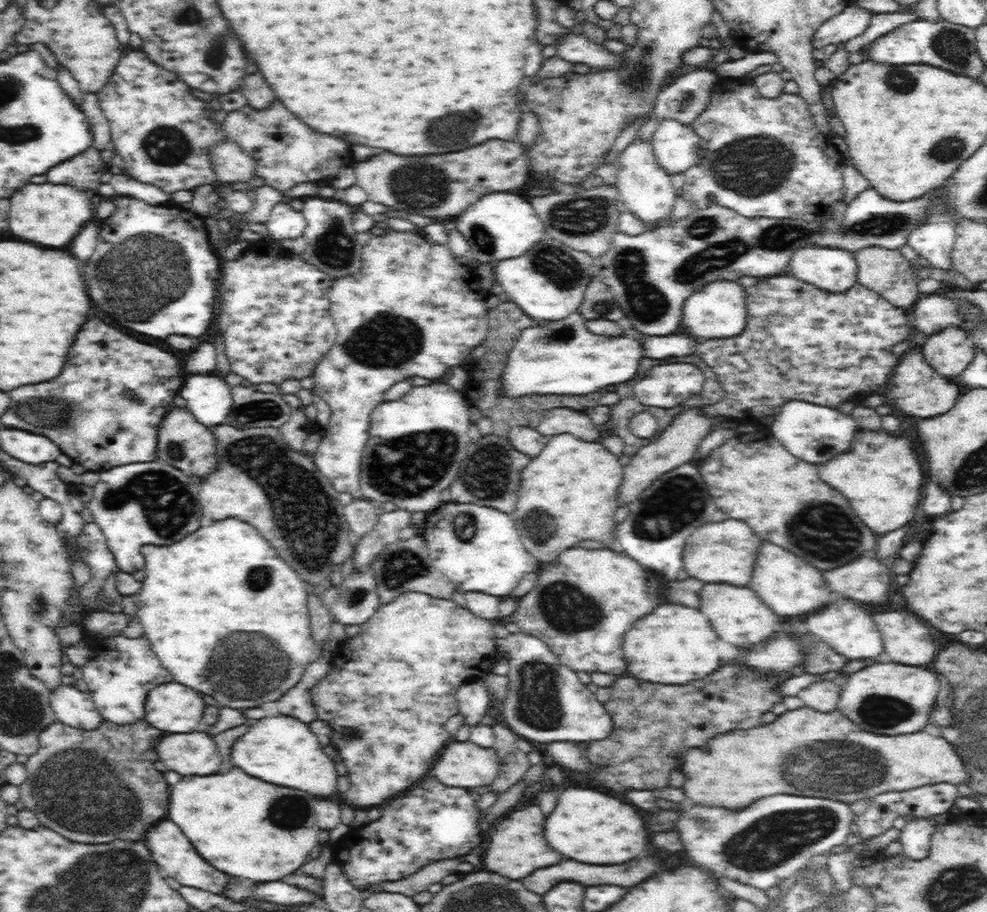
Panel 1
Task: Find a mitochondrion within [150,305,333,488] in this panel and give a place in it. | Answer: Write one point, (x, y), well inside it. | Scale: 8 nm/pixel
(257, 408)

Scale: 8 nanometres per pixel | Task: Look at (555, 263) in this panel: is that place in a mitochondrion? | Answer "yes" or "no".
yes

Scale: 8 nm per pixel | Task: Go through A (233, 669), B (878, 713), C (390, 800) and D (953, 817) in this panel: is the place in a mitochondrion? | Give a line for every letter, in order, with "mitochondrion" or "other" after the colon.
A: mitochondrion
B: mitochondrion
C: other
D: other

